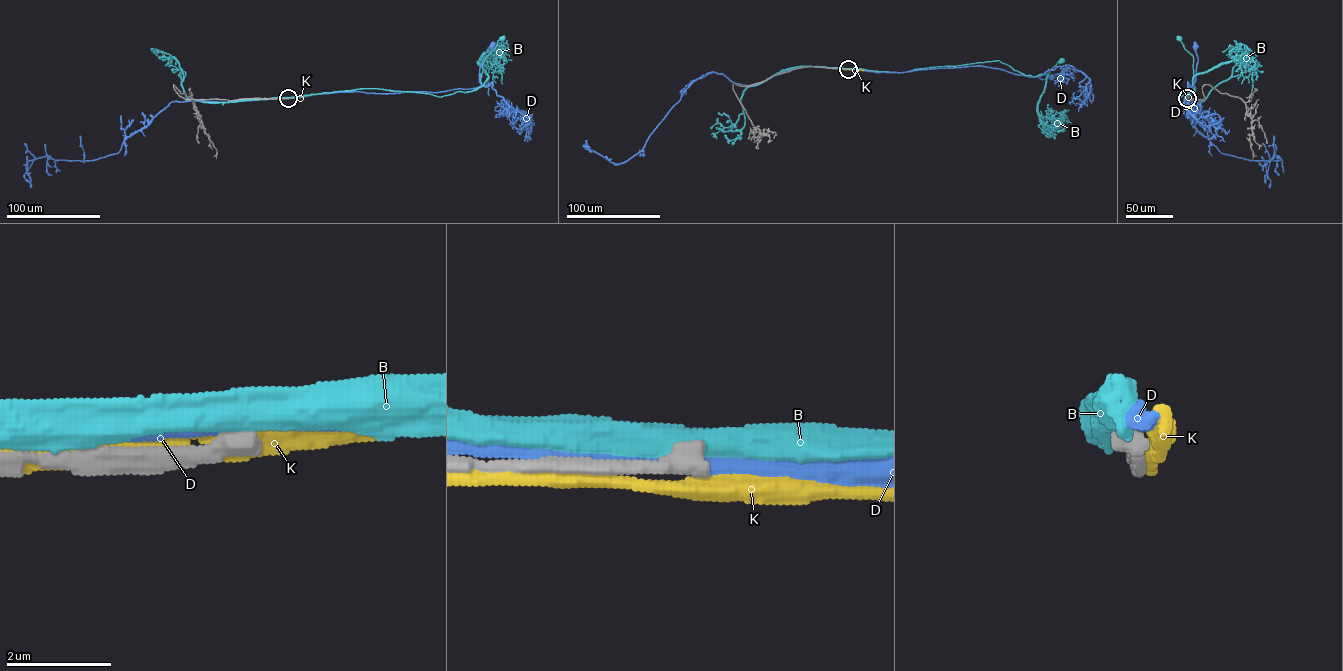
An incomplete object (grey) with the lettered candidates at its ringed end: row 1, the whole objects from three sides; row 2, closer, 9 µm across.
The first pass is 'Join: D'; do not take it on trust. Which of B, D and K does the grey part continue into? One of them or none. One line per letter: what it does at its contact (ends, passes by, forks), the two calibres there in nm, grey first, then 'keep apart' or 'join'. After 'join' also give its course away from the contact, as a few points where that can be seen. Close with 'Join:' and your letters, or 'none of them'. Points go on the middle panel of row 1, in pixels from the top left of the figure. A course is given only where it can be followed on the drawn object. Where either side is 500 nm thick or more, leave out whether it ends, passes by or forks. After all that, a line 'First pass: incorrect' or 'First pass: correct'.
B: it passes by | 480/480 nm | keep apart
D: 500/400 nm | keep apart
K: it passes by | 480/440 nm | keep apart
Join: none of them
First pass: incorrect

